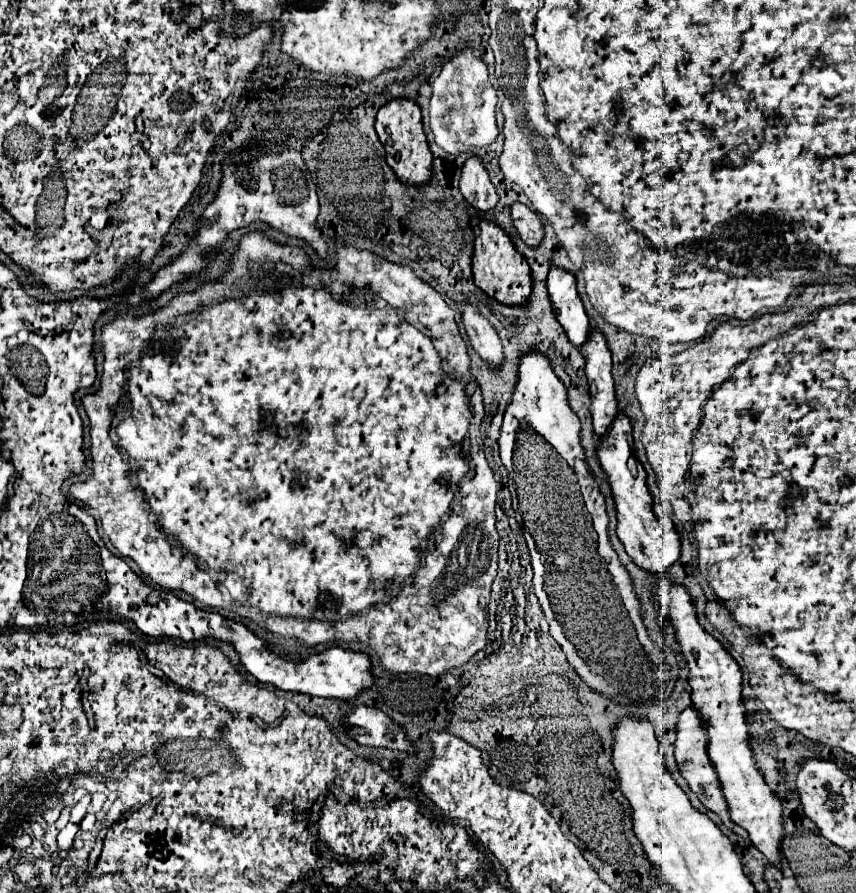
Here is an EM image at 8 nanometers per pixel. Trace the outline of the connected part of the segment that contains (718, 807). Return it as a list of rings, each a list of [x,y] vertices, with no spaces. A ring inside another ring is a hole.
[[[687,707],[681,715],[679,715],[679,723],[677,723],[677,741],[675,741],[675,759],[677,759],[677,765],[679,765],[679,771],[681,775],[687,779],[691,791],[699,797],[699,801],[713,813],[717,813],[721,817],[721,821],[733,831],[737,833],[739,837],[747,839],[747,831],[739,825],[735,825],[731,819],[729,819],[729,809],[727,809],[727,803],[725,803],[725,797],[721,793],[721,783],[717,779],[717,771],[707,755],[707,733],[705,733],[705,727],[703,727],[703,721],[699,719],[699,711],[695,711],[693,707]]]

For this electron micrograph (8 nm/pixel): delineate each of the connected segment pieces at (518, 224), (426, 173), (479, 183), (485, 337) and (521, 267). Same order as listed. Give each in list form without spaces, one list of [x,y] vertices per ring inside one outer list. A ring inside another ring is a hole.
[[[513,203],[511,207],[511,219],[513,227],[517,229],[517,235],[527,243],[527,247],[539,247],[543,241],[543,221],[539,215],[535,215],[527,205],[523,203]]]
[[[399,99],[399,101],[391,101],[385,107],[381,107],[377,121],[375,121],[375,131],[379,135],[379,141],[385,147],[387,165],[395,171],[397,179],[403,181],[403,185],[419,187],[419,185],[431,181],[433,155],[427,145],[427,137],[423,133],[421,109],[417,107],[417,103],[413,103],[409,99]]]
[[[469,157],[465,161],[461,171],[461,193],[467,203],[481,213],[489,213],[495,209],[499,197],[479,157]]]
[[[471,303],[463,305],[463,325],[465,325],[465,331],[469,335],[469,341],[471,341],[471,347],[475,349],[475,353],[491,369],[501,369],[501,365],[505,361],[501,339],[493,331],[491,323],[487,323],[487,319],[483,319],[483,315],[479,315],[479,311],[475,311],[475,307]]]
[[[473,219],[475,227],[475,255],[473,255],[473,279],[475,285],[491,299],[509,307],[525,307],[531,295],[531,269],[523,255],[515,251],[509,235],[491,221]]]

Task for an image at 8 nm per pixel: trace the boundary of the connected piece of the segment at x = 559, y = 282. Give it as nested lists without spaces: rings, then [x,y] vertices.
[[[551,267],[547,277],[547,289],[553,303],[557,321],[563,325],[569,341],[575,347],[581,347],[591,331],[589,317],[583,309],[583,303],[575,289],[575,277],[559,267]]]

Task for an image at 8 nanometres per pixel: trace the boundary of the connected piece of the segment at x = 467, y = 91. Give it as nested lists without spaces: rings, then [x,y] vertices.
[[[469,47],[461,49],[449,63],[443,65],[441,75],[433,83],[431,95],[431,131],[435,143],[451,155],[461,155],[473,147],[491,145],[499,131],[495,125],[497,91],[489,83],[487,63]]]

